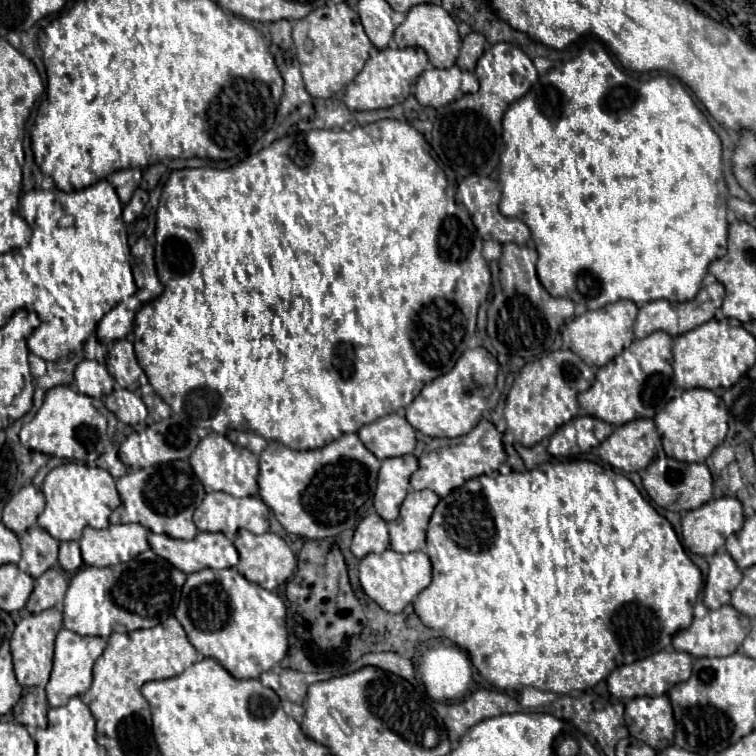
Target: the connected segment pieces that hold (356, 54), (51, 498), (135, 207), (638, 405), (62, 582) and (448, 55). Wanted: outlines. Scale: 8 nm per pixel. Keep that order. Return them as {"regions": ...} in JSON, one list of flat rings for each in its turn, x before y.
{"regions":[[[346,2,326,4,310,12,306,18,296,20,292,26,292,38,306,90,314,98,330,98,340,92,362,70,372,50,372,42,364,32,358,12,354,12]],[[66,462,48,472,42,484,42,492,46,498,46,508,38,516,38,526,44,528,56,540,80,540,82,530,86,526,92,528,108,528,110,514,122,504,116,482,110,472,88,466,82,462]],[[134,196,128,202,128,204,124,205,122,211,122,219,127,224,134,223,141,215,144,207,145,207,144,202,140,198]],[[658,330,642,340,634,340,620,358,598,368,594,384,586,392,578,394,578,402,580,414,620,426,636,418,654,418,674,396,676,386,672,382,672,338]],[[50,568,40,578,36,578,36,584,34,584,34,590,30,594,26,608,34,614,54,608,64,598,66,588,68,588,68,582,64,574,56,568]],[[418,4,414,8,410,8,410,12,406,14,406,20,396,28,394,32,394,40,398,48,406,48,406,46,420,46,426,50,430,62,436,68,452,68,456,58,458,58,458,48,460,48,460,36,458,36,458,28,456,22,452,20,452,16,434,4]]]}

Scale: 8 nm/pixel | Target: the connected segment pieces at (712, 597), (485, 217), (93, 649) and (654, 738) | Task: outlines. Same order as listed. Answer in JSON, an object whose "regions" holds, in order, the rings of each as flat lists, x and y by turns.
{"regions":[[[726,550,716,552,710,558,710,570,704,586,704,606,714,610,730,602,730,594,742,580,742,570,736,566]],[[466,176,458,184,455,197,457,201,466,206,478,234,484,240,498,240,500,244,514,242,514,244,520,244,520,246,526,244,526,240,530,240,530,228,522,220,506,218,506,216,500,214,500,210,498,210,498,202,500,202,500,186,498,186,498,182,494,182,490,178,482,178,482,176]],[[66,628,58,632,56,648,54,648,54,668,50,674,50,682,46,686,50,706,62,706,72,696,82,696,92,686,92,666,104,652,104,648,106,648,106,640,100,636,80,636]],[[666,694,656,696,656,698,650,698,650,696,632,698,630,704,626,704,624,718,626,718,628,732,634,738,650,744,654,750,662,750,674,742,674,714,672,714,672,706,670,706,670,700]]]}

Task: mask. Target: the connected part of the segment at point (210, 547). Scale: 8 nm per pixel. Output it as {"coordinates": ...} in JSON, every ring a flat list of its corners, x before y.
{"coordinates":[[198,532,192,540,150,534,148,542,158,556,186,574,198,572,202,568,232,568,238,564,234,542,220,532]]}

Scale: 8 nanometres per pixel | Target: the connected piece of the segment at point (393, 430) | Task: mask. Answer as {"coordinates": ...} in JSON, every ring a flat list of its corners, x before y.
{"coordinates":[[388,414,358,430,362,444,378,458,410,454,416,446,416,432,402,414]]}

